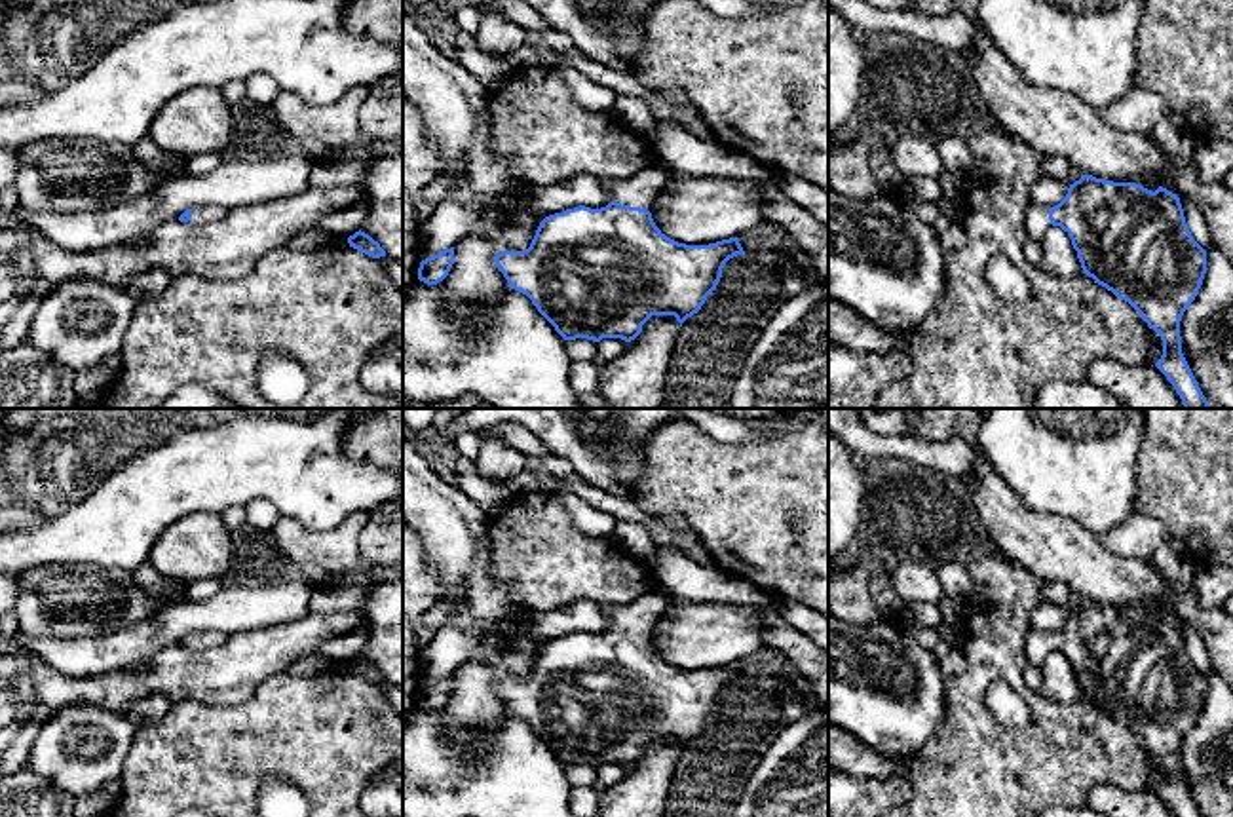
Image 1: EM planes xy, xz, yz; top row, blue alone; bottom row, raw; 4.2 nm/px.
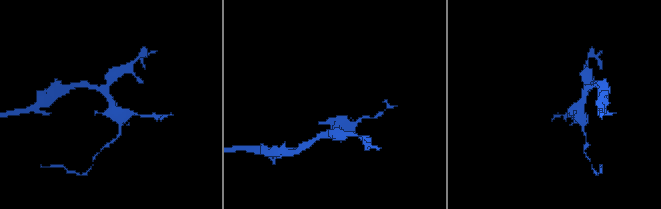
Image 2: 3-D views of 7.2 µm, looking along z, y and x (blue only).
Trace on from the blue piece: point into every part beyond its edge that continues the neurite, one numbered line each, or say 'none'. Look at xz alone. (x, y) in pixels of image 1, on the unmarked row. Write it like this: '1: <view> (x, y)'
1: xz (639, 616)

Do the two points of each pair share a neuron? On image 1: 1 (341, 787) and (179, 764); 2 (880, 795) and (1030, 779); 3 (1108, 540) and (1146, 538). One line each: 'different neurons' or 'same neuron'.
1: same neuron
2: different neurons
3: same neuron

